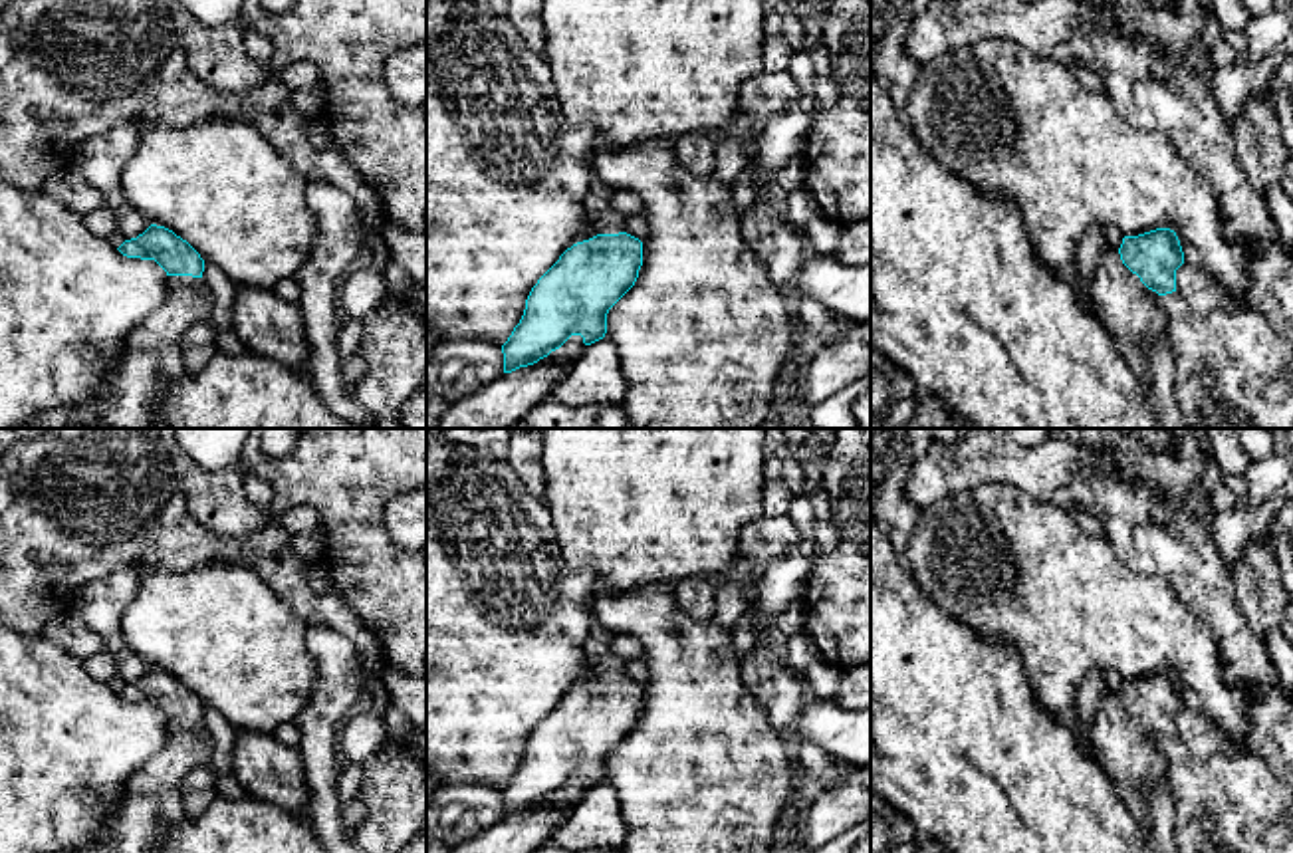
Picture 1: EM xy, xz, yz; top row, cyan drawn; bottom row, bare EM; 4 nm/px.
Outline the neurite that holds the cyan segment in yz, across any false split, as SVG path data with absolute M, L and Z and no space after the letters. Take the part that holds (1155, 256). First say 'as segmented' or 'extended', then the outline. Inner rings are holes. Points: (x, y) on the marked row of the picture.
extended; M1170 228L1124 236L1118 250L1103 246L1085 304L1113 333L1148 393L1148 335L1166 333L1160 298L1176 292L1176 270L1184 264L1180 240Z

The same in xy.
extended; M151 224L137 238L117 248L127 258L155 260L169 276L165 302L147 315L125 339L123 357L109 377L103 377L99 393L79 405L42 411L22 428L161 428L163 387L161 377L178 377L184 371L180 339L184 331L210 317L214 300L202 280L204 260L180 236L165 226Z

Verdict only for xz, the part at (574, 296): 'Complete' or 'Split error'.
Split error

